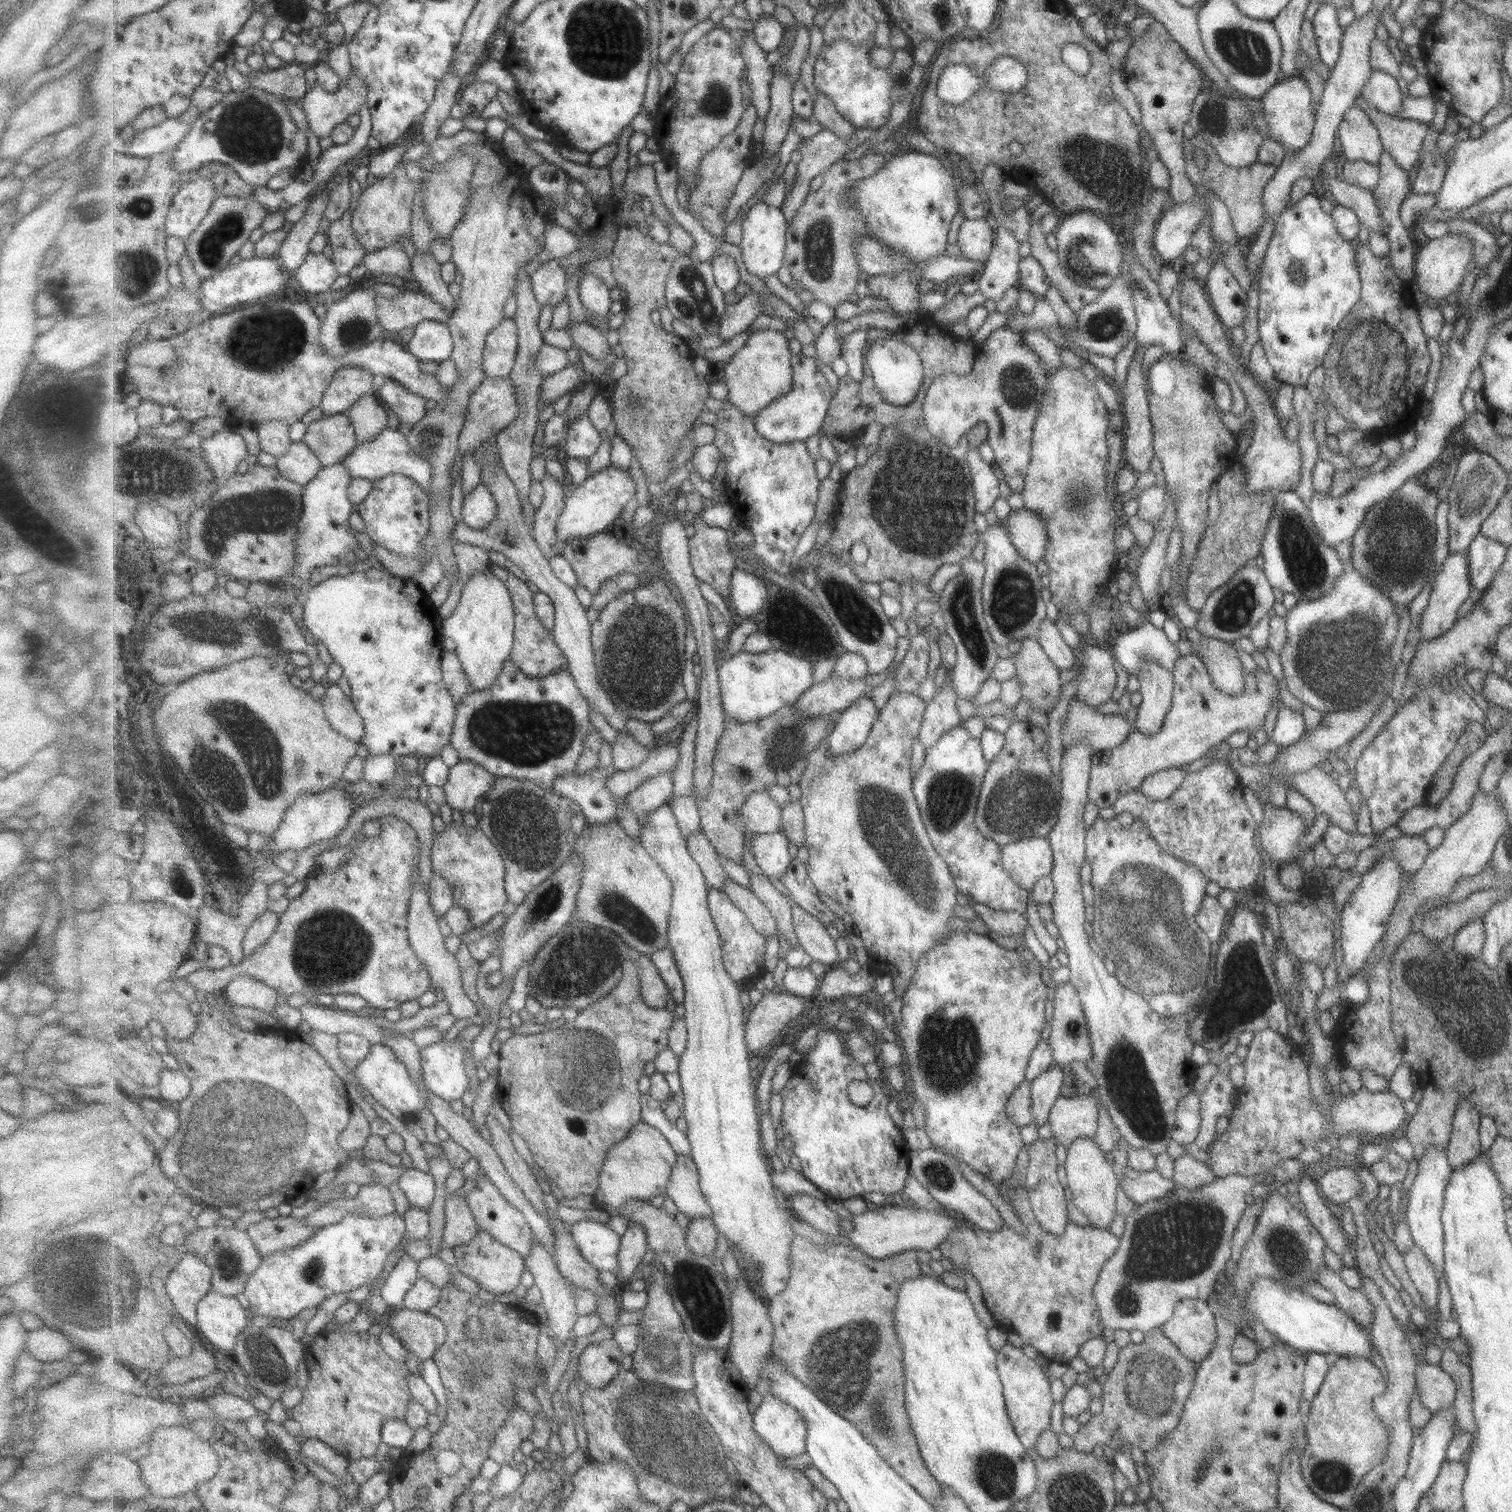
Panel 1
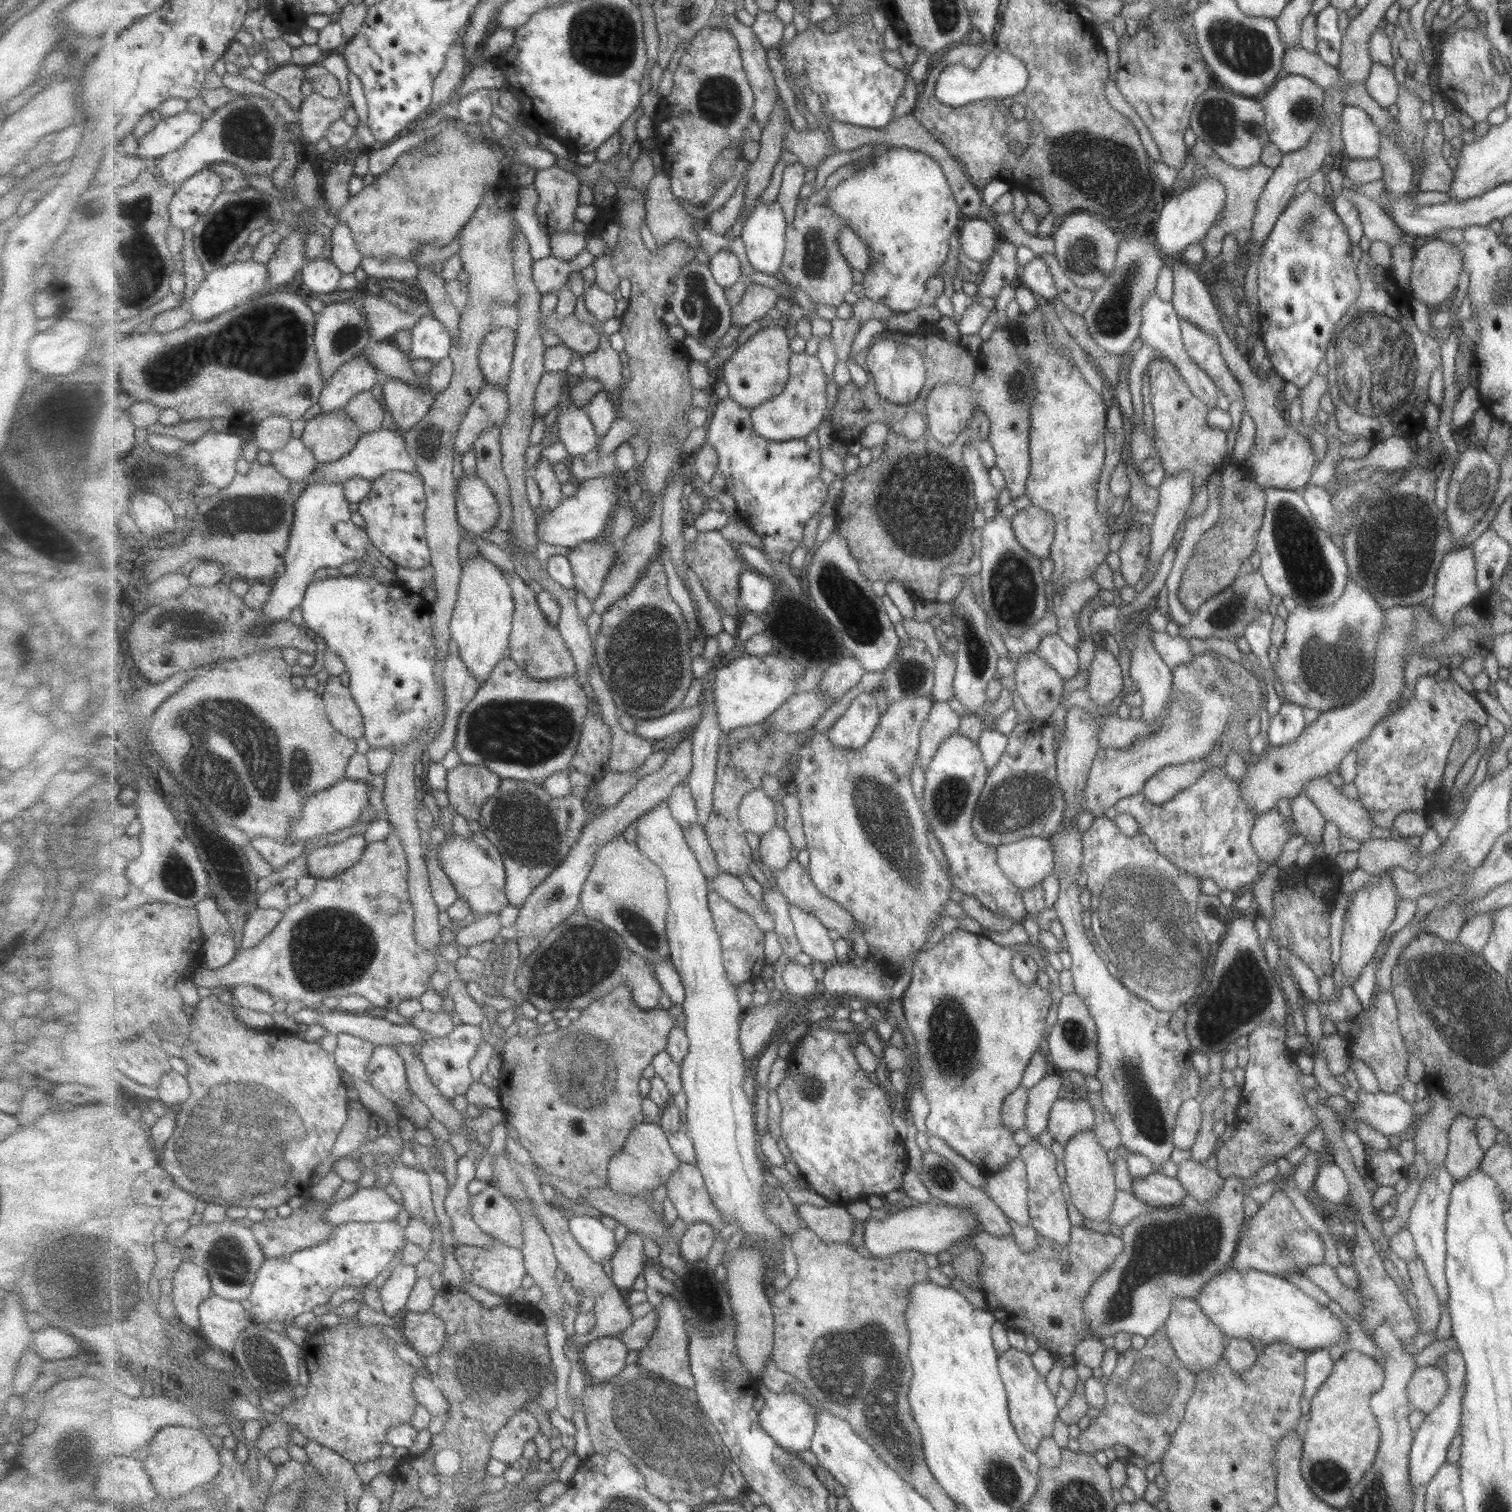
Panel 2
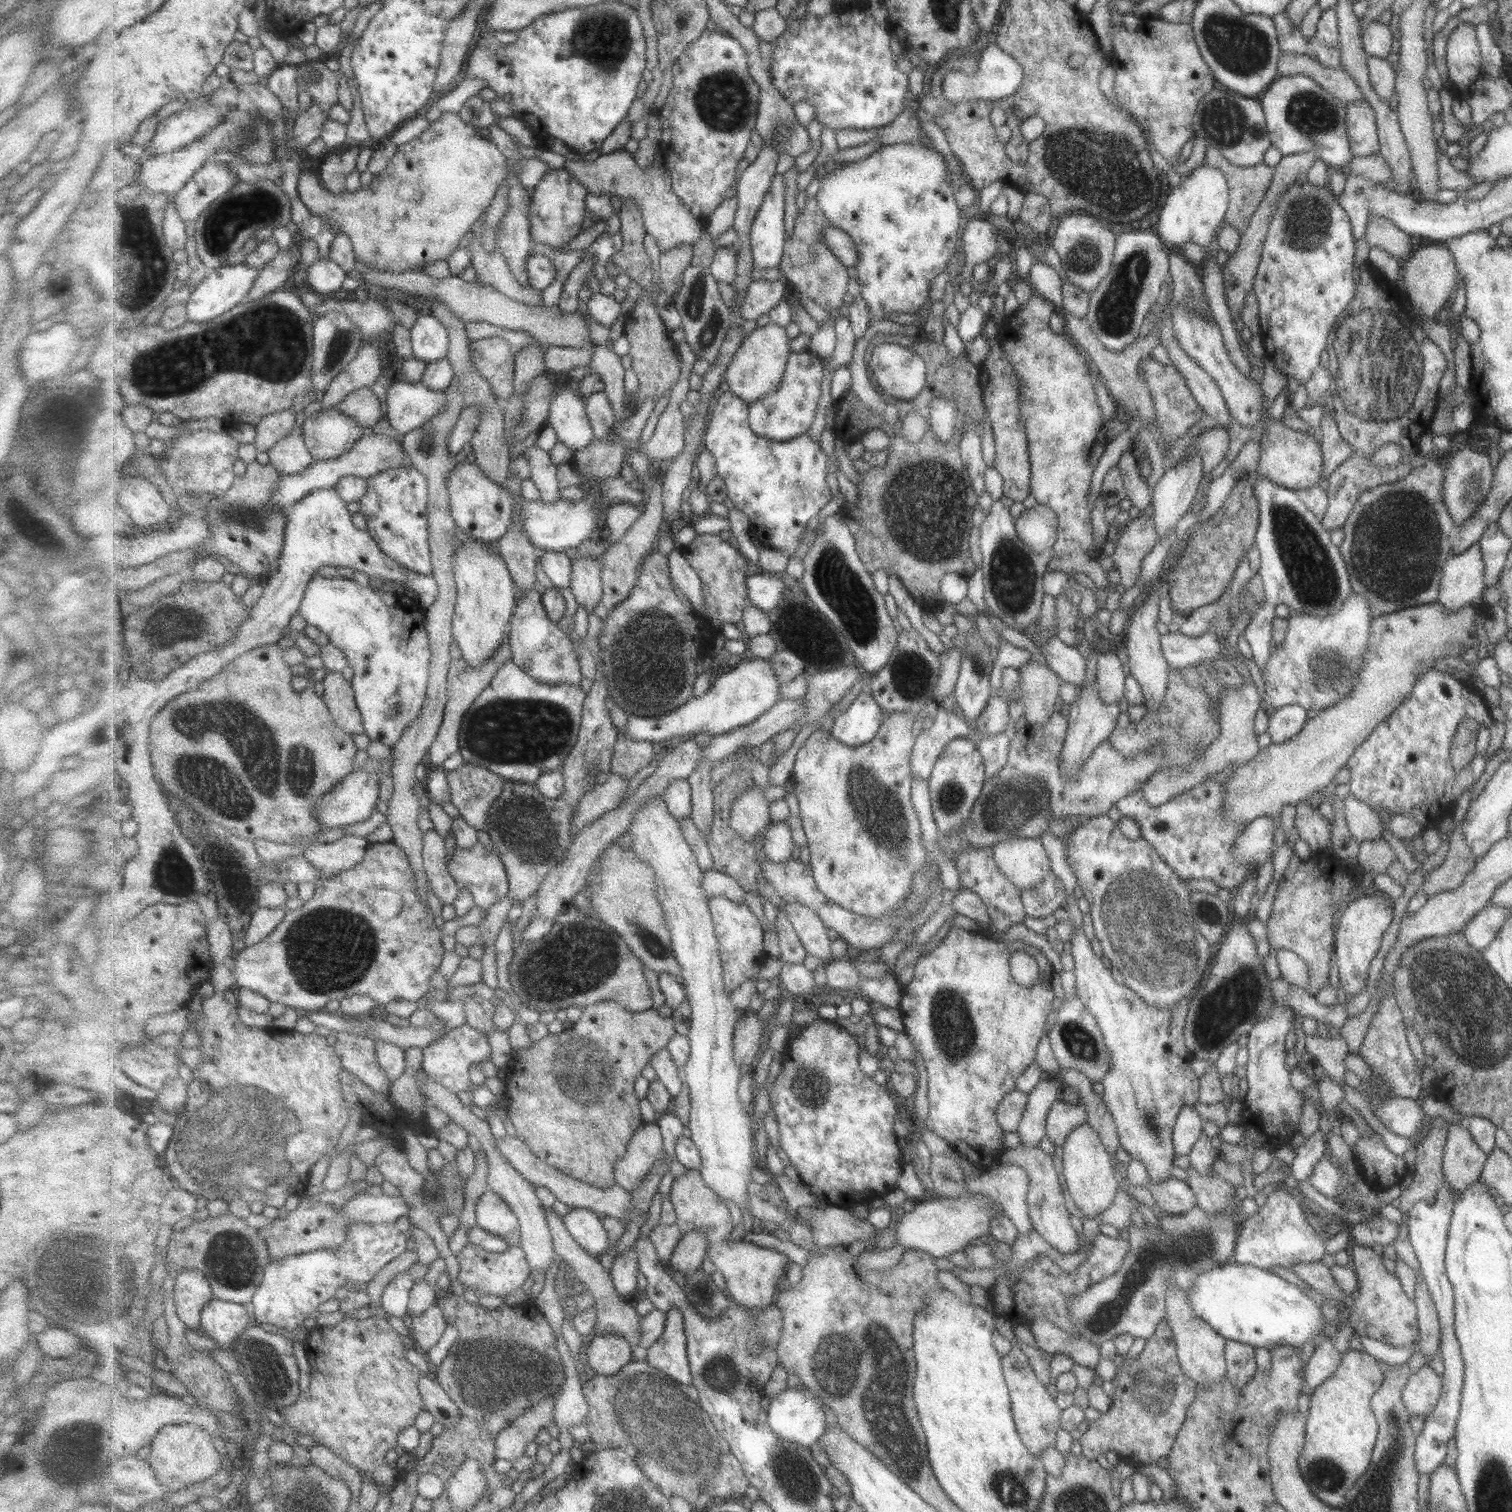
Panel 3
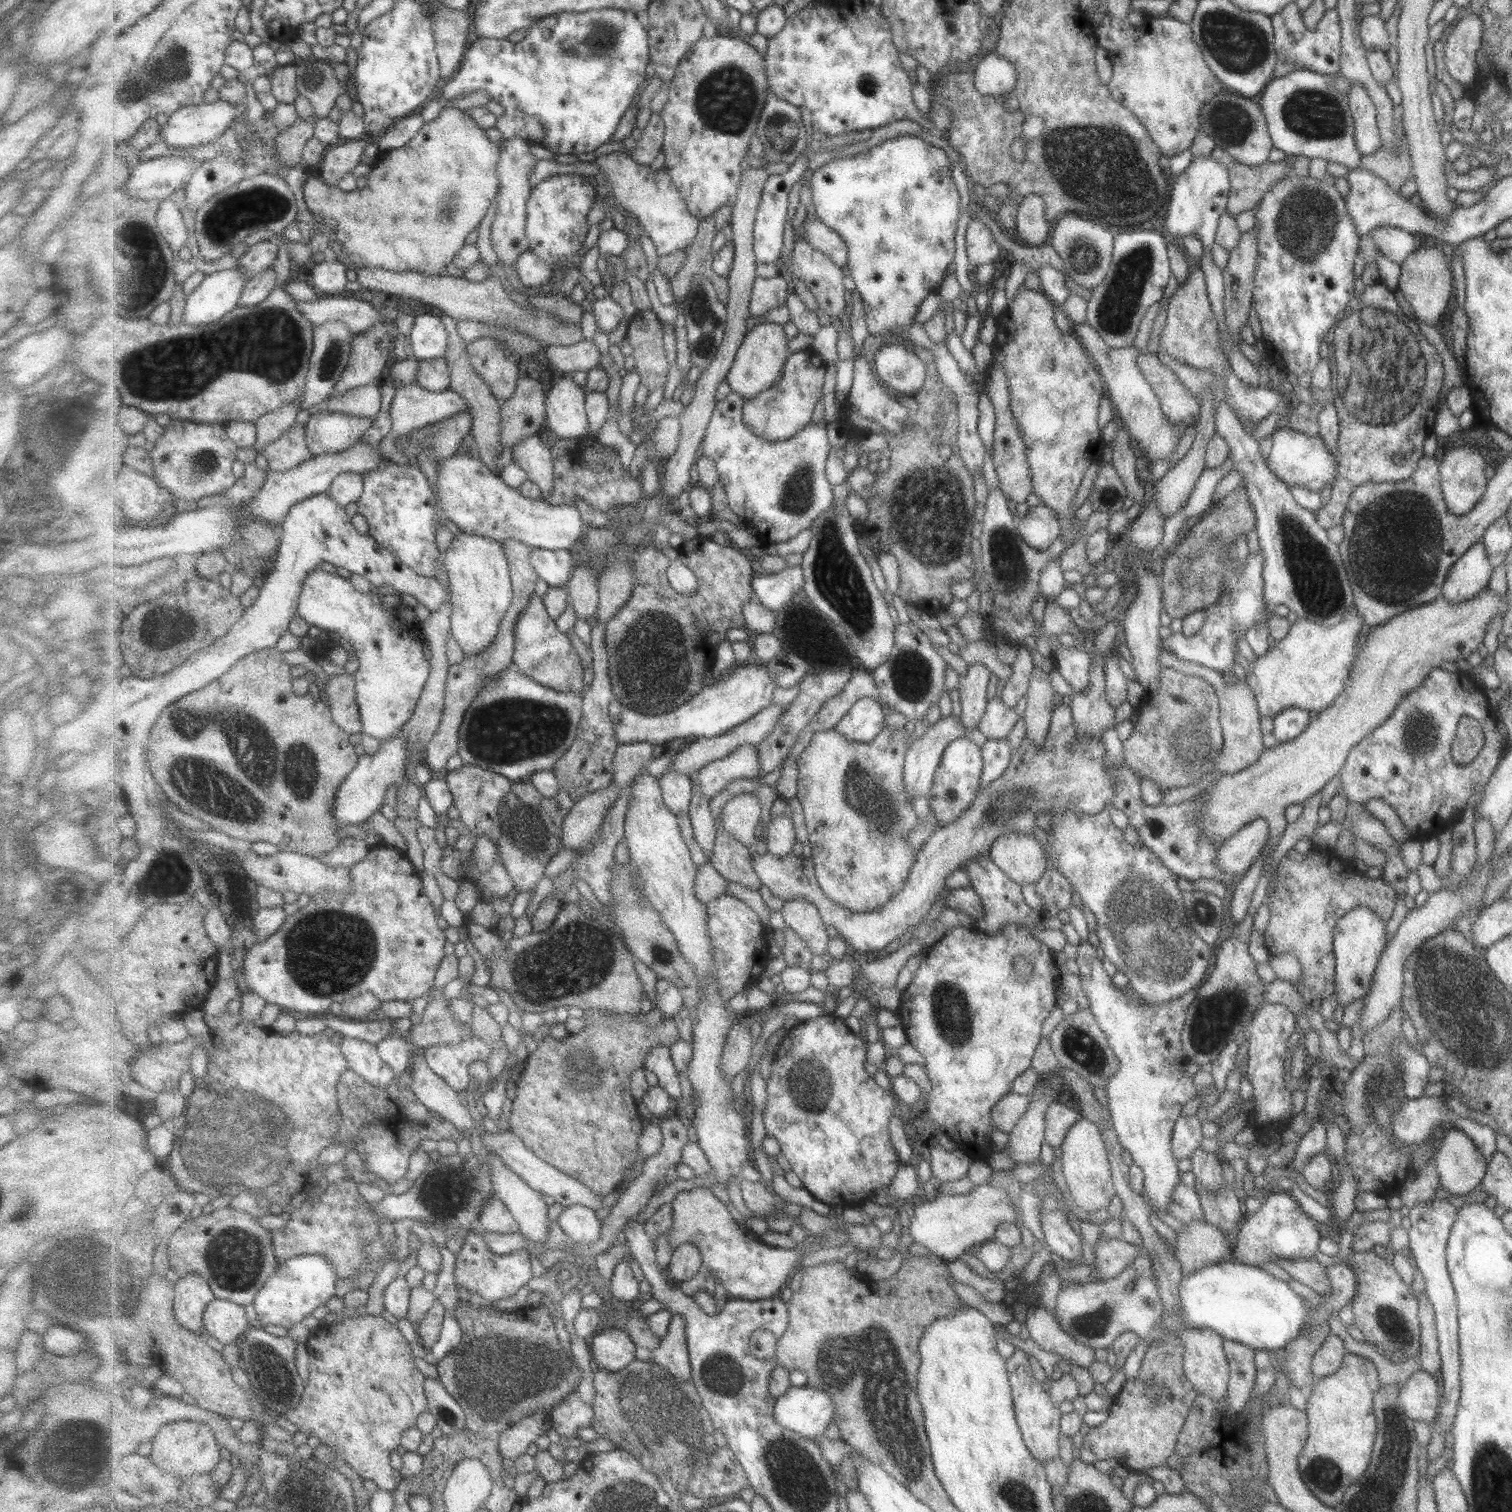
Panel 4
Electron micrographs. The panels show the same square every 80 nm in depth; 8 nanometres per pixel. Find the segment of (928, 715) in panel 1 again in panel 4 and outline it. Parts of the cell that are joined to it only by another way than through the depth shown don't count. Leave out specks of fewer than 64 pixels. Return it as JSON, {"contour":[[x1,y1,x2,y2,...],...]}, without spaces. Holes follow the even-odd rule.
{"contour":[[953,715,940,719,936,724,928,726,927,731,919,738,913,738,908,750,908,756,905,764,905,785,909,790,909,802,913,804,915,797,930,797,931,789,934,786,935,772,939,769,941,760,943,759,945,750,959,738,969,738,975,744,983,747,986,743,987,736,979,730,969,731,965,729,965,725,961,722,959,717]]}

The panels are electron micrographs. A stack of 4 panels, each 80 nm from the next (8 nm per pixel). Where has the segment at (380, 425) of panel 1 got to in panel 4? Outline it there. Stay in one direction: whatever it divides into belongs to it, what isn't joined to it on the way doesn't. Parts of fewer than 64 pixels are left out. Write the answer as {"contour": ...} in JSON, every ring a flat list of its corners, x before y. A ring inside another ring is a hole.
{"contour":[[376,384,353,388,337,398,330,398,323,409,374,420,382,409,381,389]]}

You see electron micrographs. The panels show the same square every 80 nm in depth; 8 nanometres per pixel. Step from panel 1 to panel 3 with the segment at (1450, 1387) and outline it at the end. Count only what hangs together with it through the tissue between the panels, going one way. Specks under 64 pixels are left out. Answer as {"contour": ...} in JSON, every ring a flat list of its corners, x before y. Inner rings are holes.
{"contour":[[1424,1364,1417,1372,1410,1374,1400,1392,1401,1404,1408,1416,1425,1418,1433,1410,1440,1388,1440,1378,1428,1365]]}

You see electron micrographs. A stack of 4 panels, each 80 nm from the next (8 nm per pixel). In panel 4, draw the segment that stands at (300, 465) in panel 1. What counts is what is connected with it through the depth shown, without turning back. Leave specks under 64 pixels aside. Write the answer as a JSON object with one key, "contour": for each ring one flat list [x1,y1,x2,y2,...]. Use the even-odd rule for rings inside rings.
{"contour":[[296,423,260,453,267,458,271,472,285,472,298,467,313,457,307,442,306,425]]}

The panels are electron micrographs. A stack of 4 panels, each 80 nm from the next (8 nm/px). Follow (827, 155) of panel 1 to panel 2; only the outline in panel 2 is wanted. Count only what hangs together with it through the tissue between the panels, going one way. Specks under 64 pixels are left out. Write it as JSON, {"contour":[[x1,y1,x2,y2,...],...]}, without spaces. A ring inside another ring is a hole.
{"contour":[[788,116,785,124,787,132,791,134,784,136,784,150,795,154,805,170,809,170,813,166,817,167,819,162,824,160,823,156,829,148,829,137,820,129,814,130,809,136,805,132,793,134,791,116]]}

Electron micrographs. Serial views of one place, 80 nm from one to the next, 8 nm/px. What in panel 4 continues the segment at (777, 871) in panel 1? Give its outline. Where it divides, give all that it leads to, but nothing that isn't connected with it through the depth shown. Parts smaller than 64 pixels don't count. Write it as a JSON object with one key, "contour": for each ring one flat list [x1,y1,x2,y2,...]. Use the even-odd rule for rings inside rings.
{"contour":[[788,812,775,815,763,831,767,852,781,858,791,854,797,842,797,835,793,819]]}

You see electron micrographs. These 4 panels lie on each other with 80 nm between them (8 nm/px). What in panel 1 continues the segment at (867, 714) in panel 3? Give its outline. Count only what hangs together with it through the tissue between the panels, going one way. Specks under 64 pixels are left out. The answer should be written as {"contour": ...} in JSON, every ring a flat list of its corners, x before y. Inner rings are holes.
{"contour":[[861,697,835,719,833,730,826,744,833,756,855,752,867,743,880,710,875,708,871,697]]}

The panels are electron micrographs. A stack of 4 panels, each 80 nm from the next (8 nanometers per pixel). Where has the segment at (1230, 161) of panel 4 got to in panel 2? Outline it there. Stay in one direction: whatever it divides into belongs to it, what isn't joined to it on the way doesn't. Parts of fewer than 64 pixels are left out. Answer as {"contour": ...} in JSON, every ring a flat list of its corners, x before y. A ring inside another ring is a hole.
{"contour":[[1196,139,1193,143,1188,155,1193,156,1196,160,1196,167,1192,173,1193,181,1203,177,1213,177,1222,184,1225,191,1222,215,1220,219,1209,228,1208,234,1205,235,1202,241,1203,244,1200,244,1205,259,1218,261,1221,250,1221,240,1223,240,1227,234,1231,234,1239,246,1243,246,1245,242,1249,240,1249,236,1251,236,1250,228,1252,216,1257,205,1256,200,1259,198,1269,175,1272,173,1272,169,1266,167,1261,162,1247,168,1233,168,1230,164,1223,162,1219,156,1214,153,1212,148,1209,148,1207,144,1199,139]]}

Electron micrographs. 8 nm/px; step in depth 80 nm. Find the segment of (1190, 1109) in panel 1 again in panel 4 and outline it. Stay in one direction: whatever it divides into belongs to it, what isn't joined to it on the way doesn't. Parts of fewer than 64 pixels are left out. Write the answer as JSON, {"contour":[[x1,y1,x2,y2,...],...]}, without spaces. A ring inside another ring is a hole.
{"contour":[[1179,1115,1175,1119,1170,1138,1170,1151,1176,1160,1189,1159,1192,1152,1199,1147,1202,1138,1200,1123,1195,1115]]}

